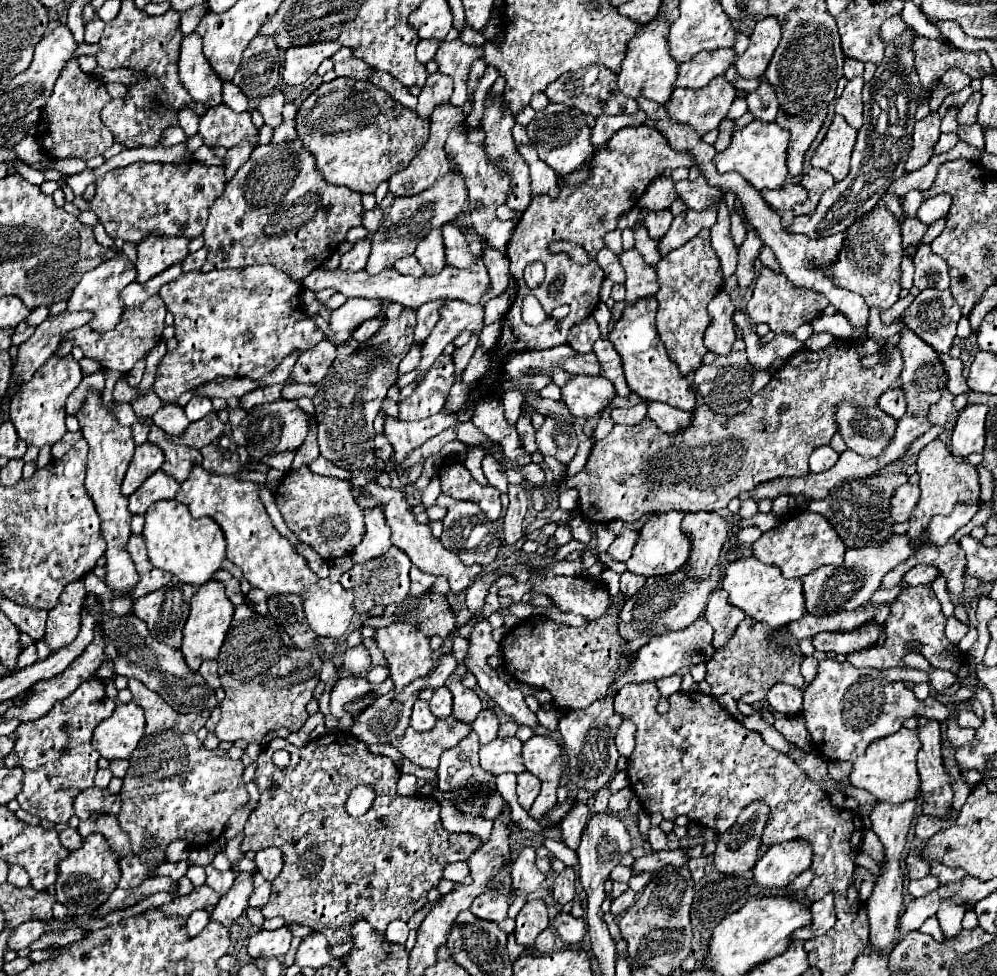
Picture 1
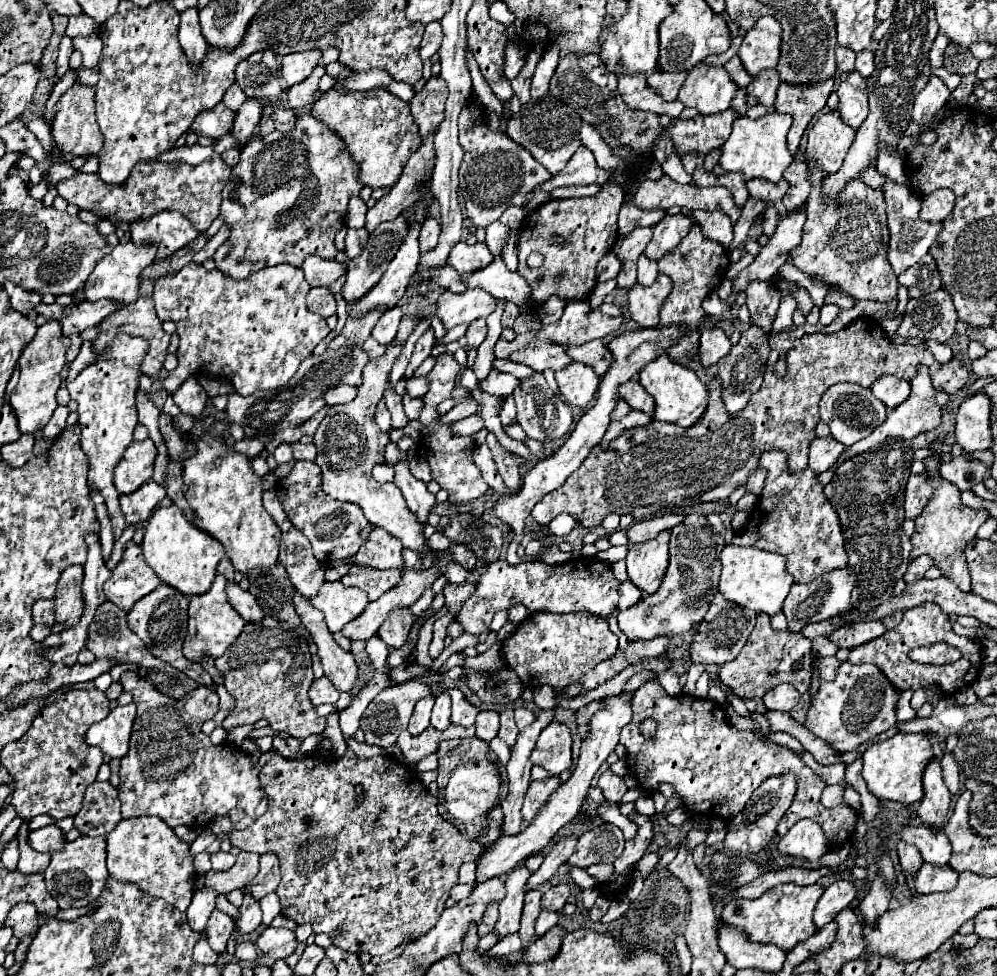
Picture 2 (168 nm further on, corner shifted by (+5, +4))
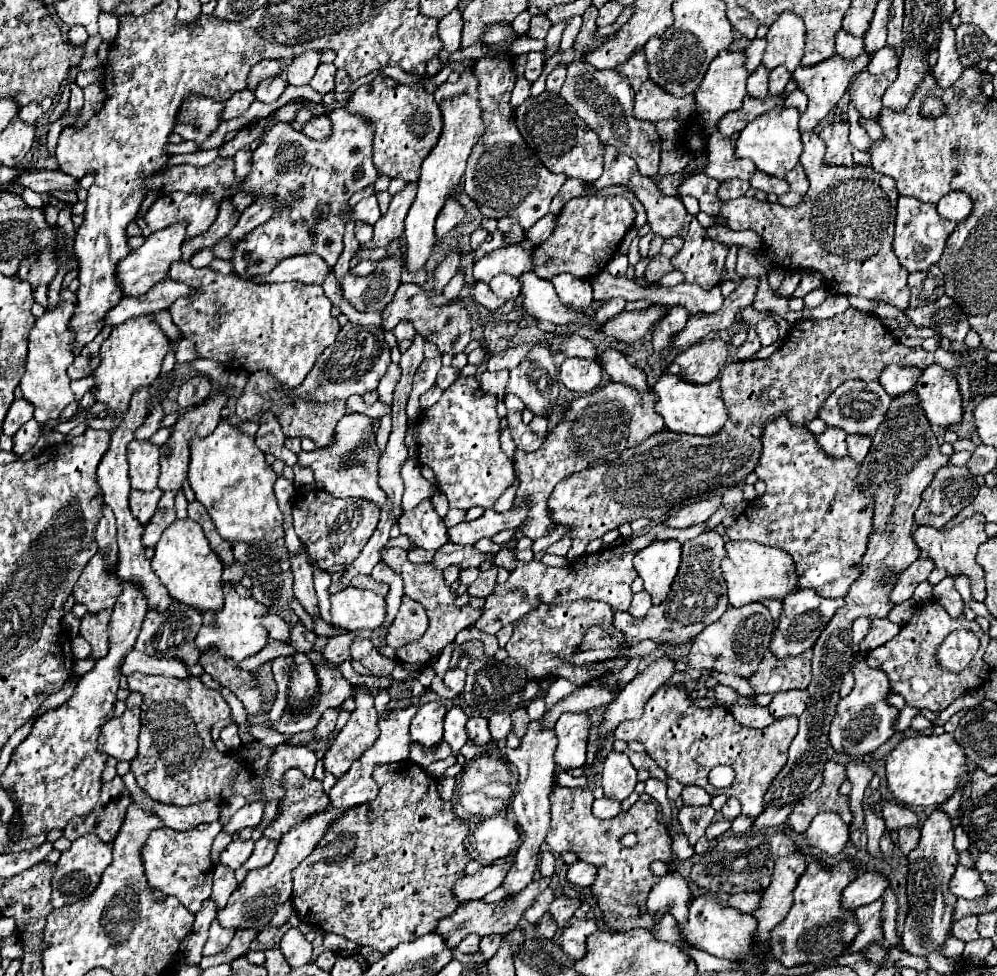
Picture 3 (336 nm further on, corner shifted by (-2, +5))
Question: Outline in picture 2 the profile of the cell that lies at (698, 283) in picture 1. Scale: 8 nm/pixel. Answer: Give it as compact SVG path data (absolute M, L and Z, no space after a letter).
M694 225L690 229L690 233L684 237L684 241L680 241L670 253L666 253L664 257L658 259L658 271L668 275L674 283L672 293L664 299L664 303L660 307L658 327L680 325L686 329L684 335L668 347L666 353L670 359L680 359L684 355L690 355L698 347L698 325L700 325L700 319L704 317L702 301L724 281L728 263L730 263L730 253L726 251L726 247L706 239L698 225Z

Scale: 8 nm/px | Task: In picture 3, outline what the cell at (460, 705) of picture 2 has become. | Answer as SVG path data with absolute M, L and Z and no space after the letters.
M473 716L467 722L467 734L477 746L487 746L491 742L491 734L487 728L487 720L481 716Z

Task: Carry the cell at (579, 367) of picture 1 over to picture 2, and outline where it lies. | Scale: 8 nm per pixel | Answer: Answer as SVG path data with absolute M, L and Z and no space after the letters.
M542 343L542 347L526 347L510 355L510 361L524 363L536 371L558 371L572 363L566 347L554 347L554 343Z

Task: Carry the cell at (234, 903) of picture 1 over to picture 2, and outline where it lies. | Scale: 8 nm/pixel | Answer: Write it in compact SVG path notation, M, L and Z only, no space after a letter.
M214 911L210 915L206 933L208 933L208 943L216 953L226 951L226 941L232 931L234 931L234 919L230 915L226 915L224 911Z

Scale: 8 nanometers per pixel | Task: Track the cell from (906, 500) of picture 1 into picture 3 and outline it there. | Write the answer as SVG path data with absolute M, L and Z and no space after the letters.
M943 466L937 470L933 482L925 488L921 506L915 512L915 524L941 528L973 502L977 490L979 484L965 466Z

